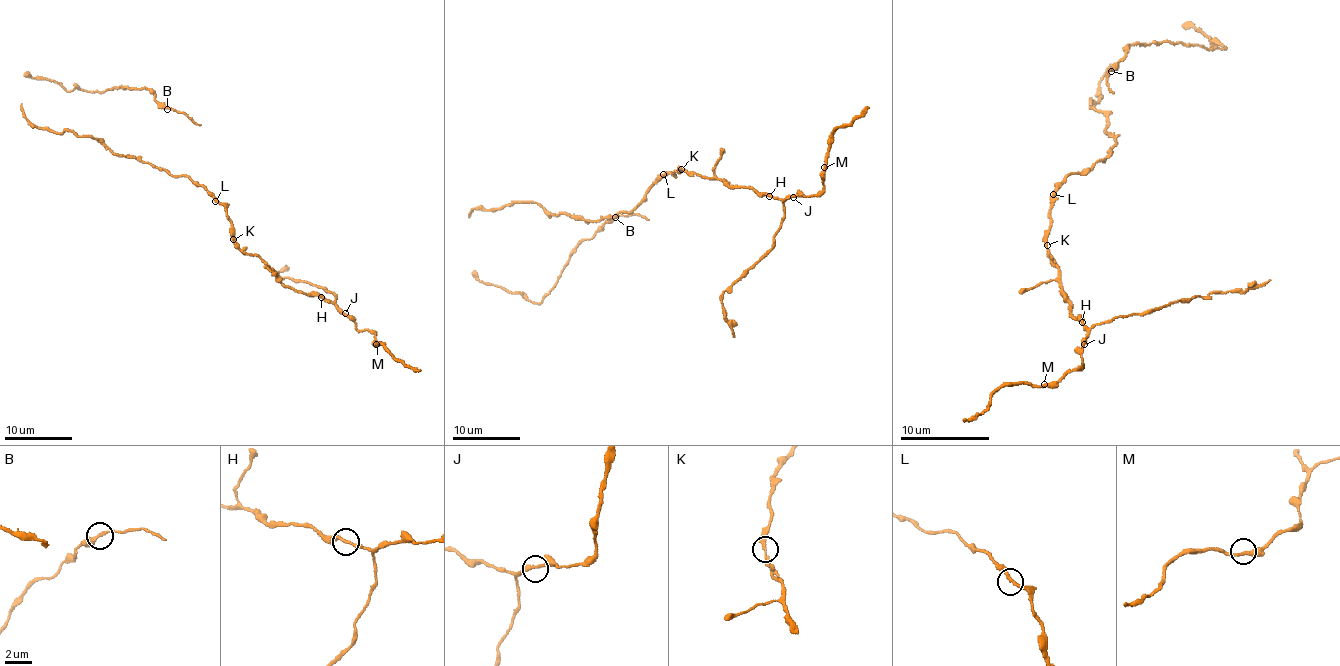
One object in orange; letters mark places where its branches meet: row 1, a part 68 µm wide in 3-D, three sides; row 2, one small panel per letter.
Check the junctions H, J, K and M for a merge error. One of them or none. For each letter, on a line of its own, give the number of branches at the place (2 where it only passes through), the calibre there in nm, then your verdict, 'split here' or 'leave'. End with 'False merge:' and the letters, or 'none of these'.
H: 2 | 260 nm | leave
J: 2 | 300 nm | leave
K: 2 | 280 nm | leave
M: 2 | 280 nm | leave
False merge: none of these

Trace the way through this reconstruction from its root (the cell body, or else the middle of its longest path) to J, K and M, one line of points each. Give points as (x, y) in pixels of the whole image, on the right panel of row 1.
J: (1055, 192), (1051, 201), (1046, 254), (1057, 268), (1057, 281), (1068, 310), (1086, 328), (1084, 344)
K: (1055, 192), (1051, 201), (1046, 246)
M: (1055, 192), (1046, 254), (1057, 268), (1057, 281), (1068, 310), (1086, 328), (1086, 339), (1082, 366), (1044, 384)

